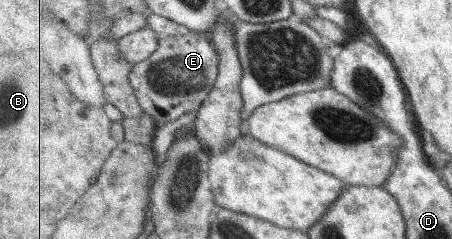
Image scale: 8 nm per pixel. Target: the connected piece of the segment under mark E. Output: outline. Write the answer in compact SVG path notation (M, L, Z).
M189 33L168 37L160 41L157 51L139 62L130 76L133 93L138 97L143 111L150 113L157 127L181 119L189 111L199 111L217 81L220 55L212 37Z

